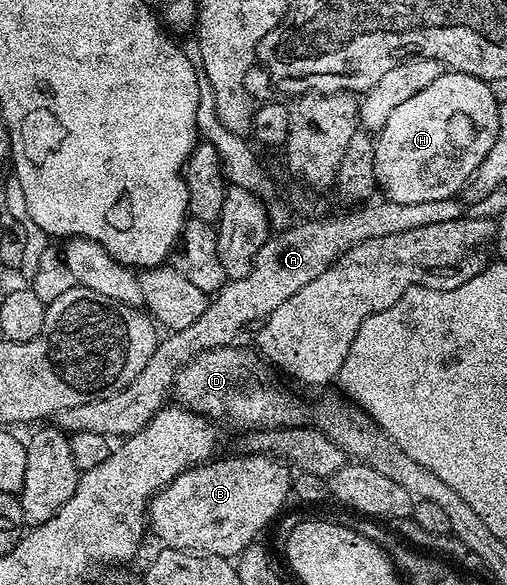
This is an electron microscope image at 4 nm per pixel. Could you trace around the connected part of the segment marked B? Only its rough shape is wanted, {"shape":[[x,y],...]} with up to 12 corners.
{"shape":[[272,455],[210,459],[149,501],[162,546],[236,559],[291,497]]}

